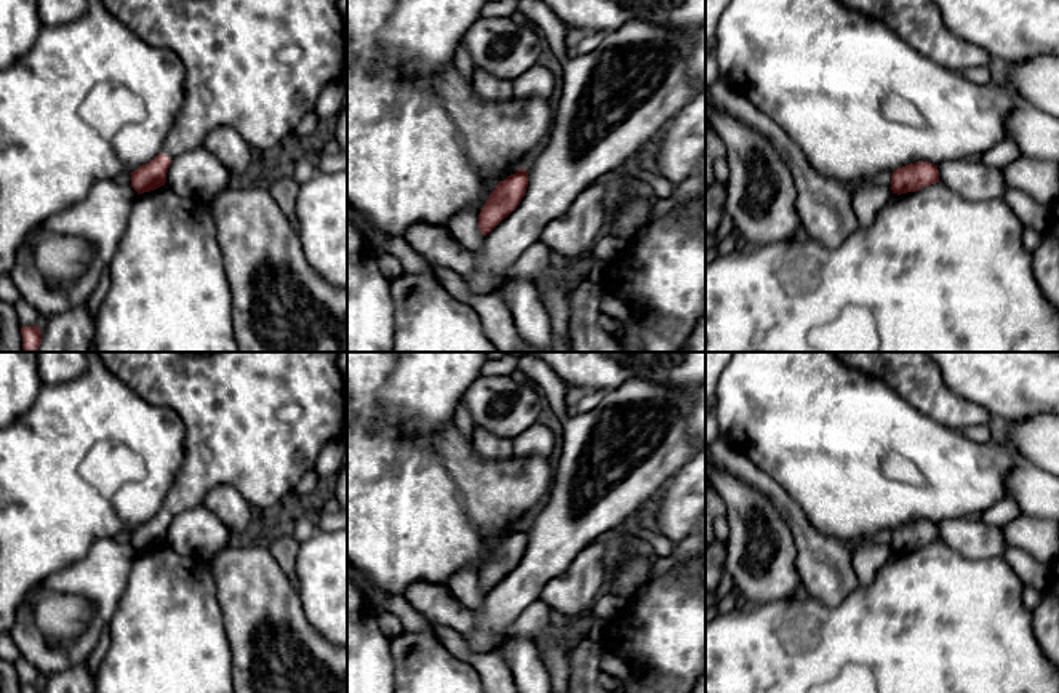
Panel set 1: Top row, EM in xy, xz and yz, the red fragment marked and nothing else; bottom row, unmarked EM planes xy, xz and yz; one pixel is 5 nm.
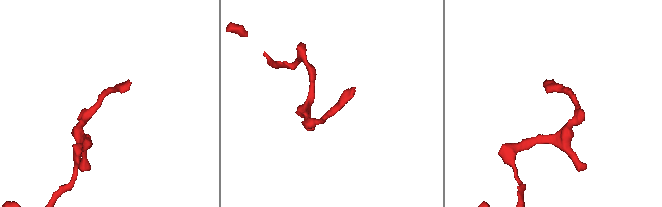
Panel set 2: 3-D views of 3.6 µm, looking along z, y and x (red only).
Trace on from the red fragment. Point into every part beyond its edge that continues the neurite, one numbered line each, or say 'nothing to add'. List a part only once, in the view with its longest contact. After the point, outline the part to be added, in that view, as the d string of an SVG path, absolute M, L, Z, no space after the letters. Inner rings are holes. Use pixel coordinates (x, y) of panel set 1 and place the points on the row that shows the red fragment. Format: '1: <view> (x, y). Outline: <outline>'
1: xy (258, 66). Outline: M101 0L142 42L174 51L186 70L186 99L162 154L174 158L203 147L218 126L232 126L259 154L275 155L322 90L347 70L347 24L338 0Z

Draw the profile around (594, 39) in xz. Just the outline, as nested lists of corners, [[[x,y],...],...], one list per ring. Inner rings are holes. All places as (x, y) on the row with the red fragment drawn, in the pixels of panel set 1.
[[[590,32],[585,38],[582,38],[576,46],[579,56],[587,54],[593,51],[595,48],[598,48],[605,35],[606,32]]]

